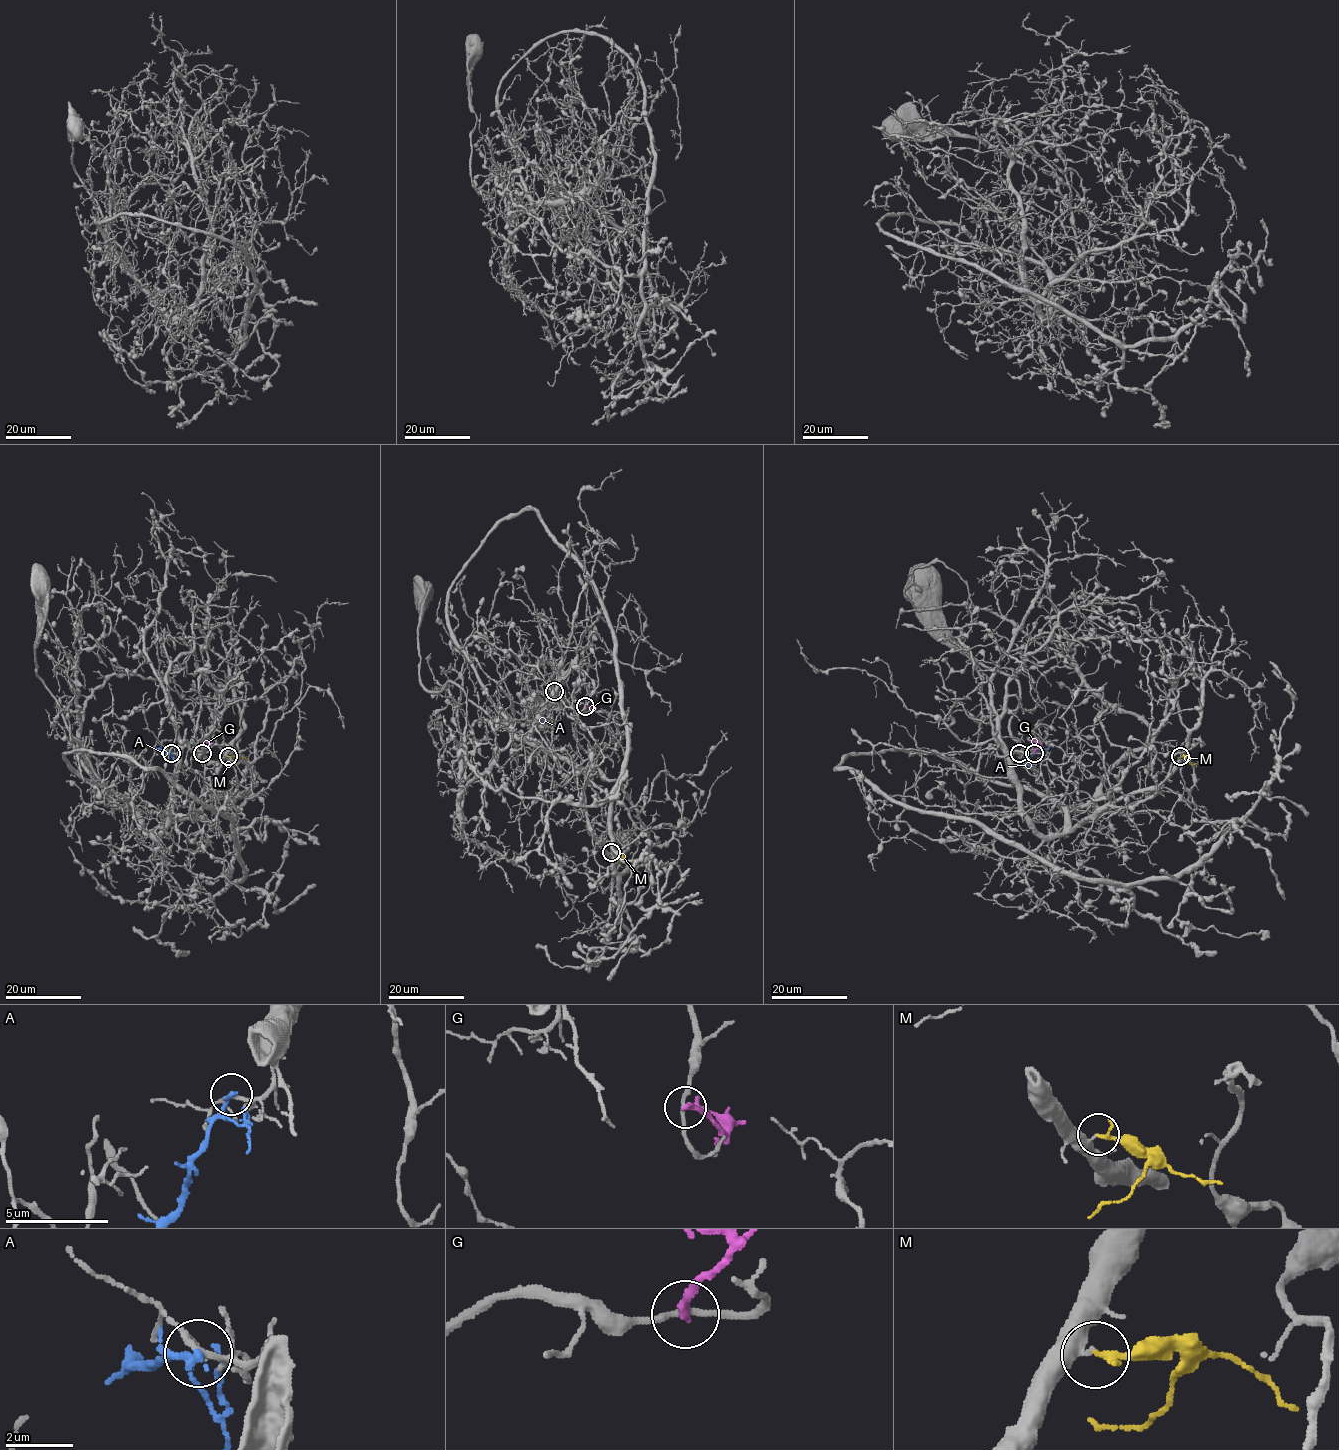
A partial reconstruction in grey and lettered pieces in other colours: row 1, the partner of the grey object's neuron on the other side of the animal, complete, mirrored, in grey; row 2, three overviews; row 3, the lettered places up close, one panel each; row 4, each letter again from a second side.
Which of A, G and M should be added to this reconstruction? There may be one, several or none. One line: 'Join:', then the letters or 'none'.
Join: none

